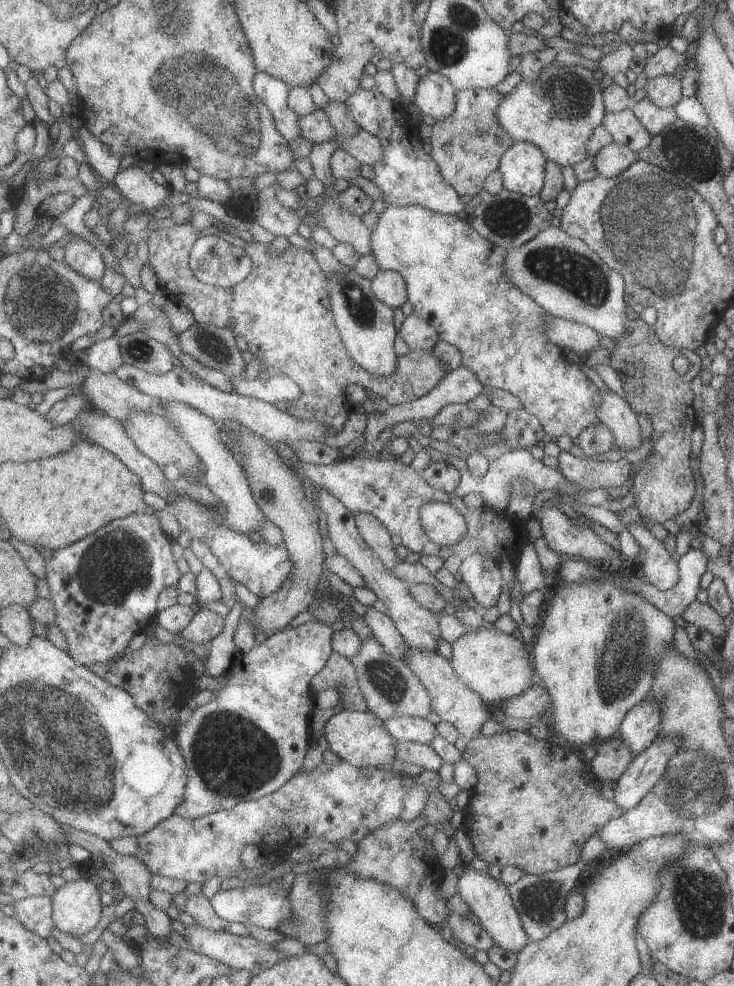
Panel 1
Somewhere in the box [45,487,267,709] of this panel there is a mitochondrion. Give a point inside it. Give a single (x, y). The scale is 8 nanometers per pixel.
(116, 566)

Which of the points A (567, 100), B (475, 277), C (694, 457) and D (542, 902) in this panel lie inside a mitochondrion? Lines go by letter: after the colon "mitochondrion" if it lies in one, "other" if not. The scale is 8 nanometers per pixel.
A: mitochondrion
B: other
C: other
D: mitochondrion

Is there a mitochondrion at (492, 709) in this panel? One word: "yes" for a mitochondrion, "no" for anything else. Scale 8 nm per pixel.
no

